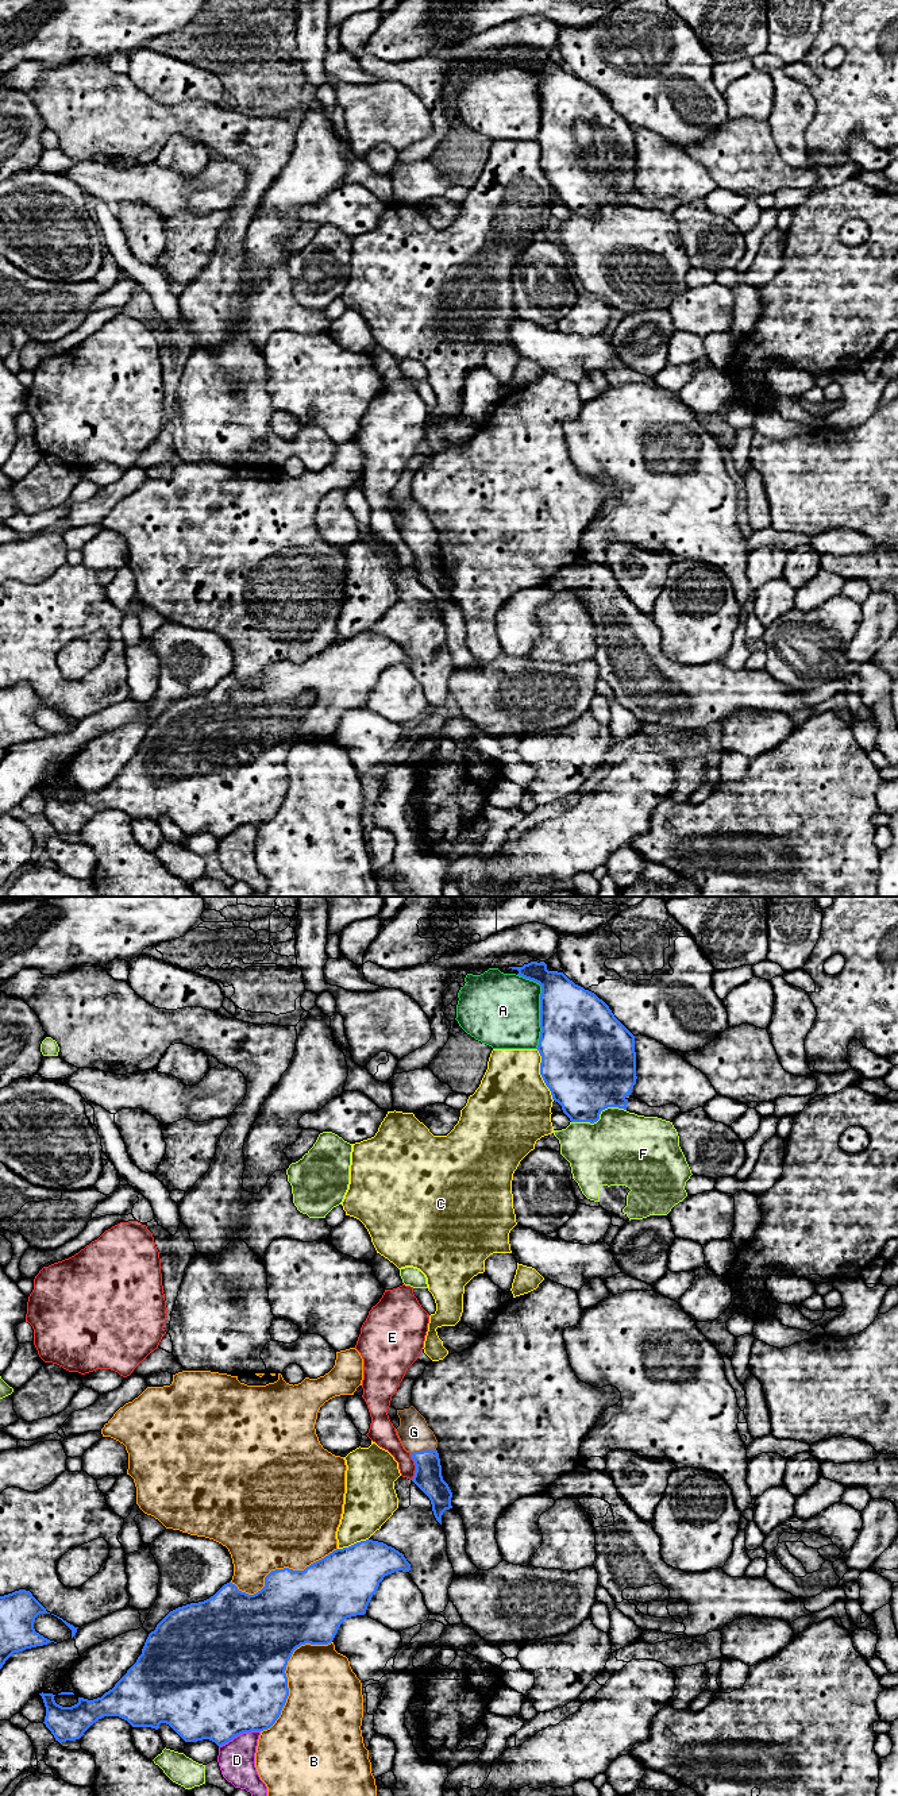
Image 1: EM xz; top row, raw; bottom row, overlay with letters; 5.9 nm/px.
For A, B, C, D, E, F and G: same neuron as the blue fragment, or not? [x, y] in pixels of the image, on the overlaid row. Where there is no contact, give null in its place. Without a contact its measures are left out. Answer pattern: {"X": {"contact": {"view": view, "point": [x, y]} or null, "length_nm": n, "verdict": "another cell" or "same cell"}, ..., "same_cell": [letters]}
{"A": {"contact": {"view": "xz", "point": [540, 1006]}, "length_nm": 460, "verdict": "another cell"}, "B": {"contact": {"view": "xz", "point": [285, 1675]}, "length_nm": 700, "verdict": "another cell"}, "C": {"contact": {"view": "xz", "point": [540, 1074]}, "length_nm": 320, "verdict": "another cell"}, "D": {"contact": {"view": "xz", "point": [239, 1734]}, "length_nm": 260, "verdict": "another cell"}, "E": {"contact": {"view": "xz", "point": [416, 1467]}, "length_nm": 160, "verdict": "another cell"}, "F": {"contact": {"view": "xz", "point": [598, 1117]}, "length_nm": 340, "verdict": "another cell"}, "G": {"contact": {"view": "xz", "point": [423, 1450]}, "length_nm": 150, "verdict": "same cell"}, "same_cell": ["G"]}

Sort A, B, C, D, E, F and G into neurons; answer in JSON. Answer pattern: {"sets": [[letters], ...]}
{"sets": [["A"], ["B"], ["C"], ["D"], ["E"], ["F"], ["G"]]}

